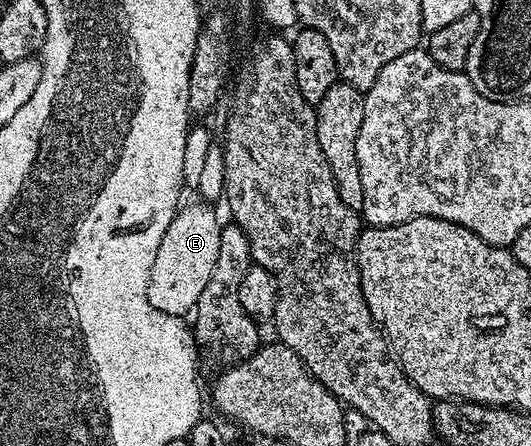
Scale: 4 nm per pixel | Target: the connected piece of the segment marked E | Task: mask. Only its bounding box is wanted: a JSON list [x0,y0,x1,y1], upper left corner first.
[148,203,224,317]

